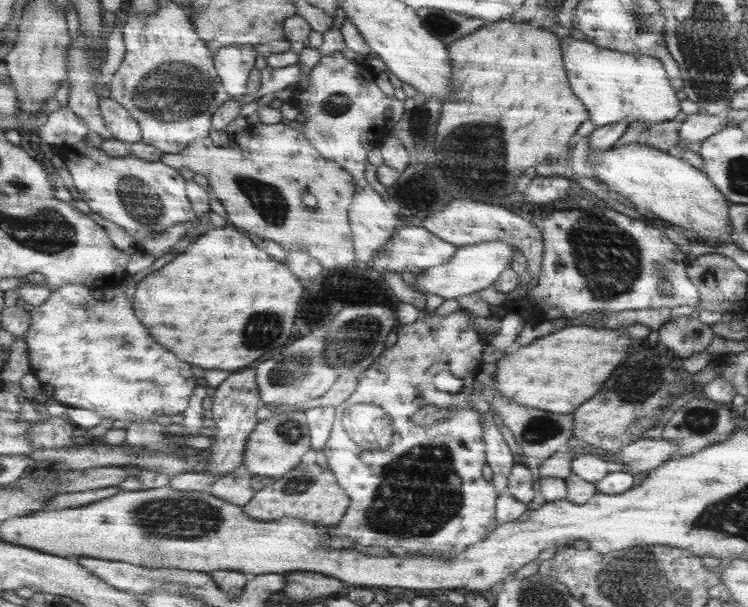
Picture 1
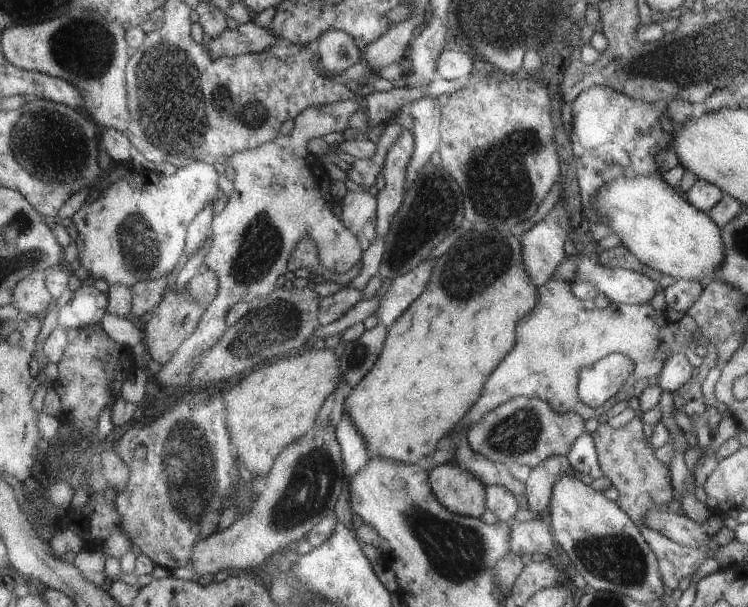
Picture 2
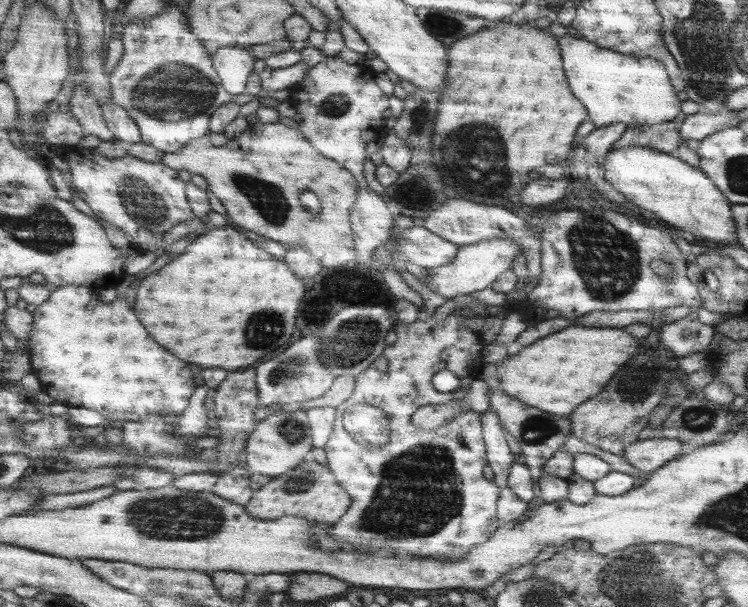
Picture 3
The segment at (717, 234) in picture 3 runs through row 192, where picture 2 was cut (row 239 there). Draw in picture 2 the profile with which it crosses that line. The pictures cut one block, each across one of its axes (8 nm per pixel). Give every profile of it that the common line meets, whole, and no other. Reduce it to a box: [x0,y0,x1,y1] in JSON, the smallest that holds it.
[591,174,723,284]

